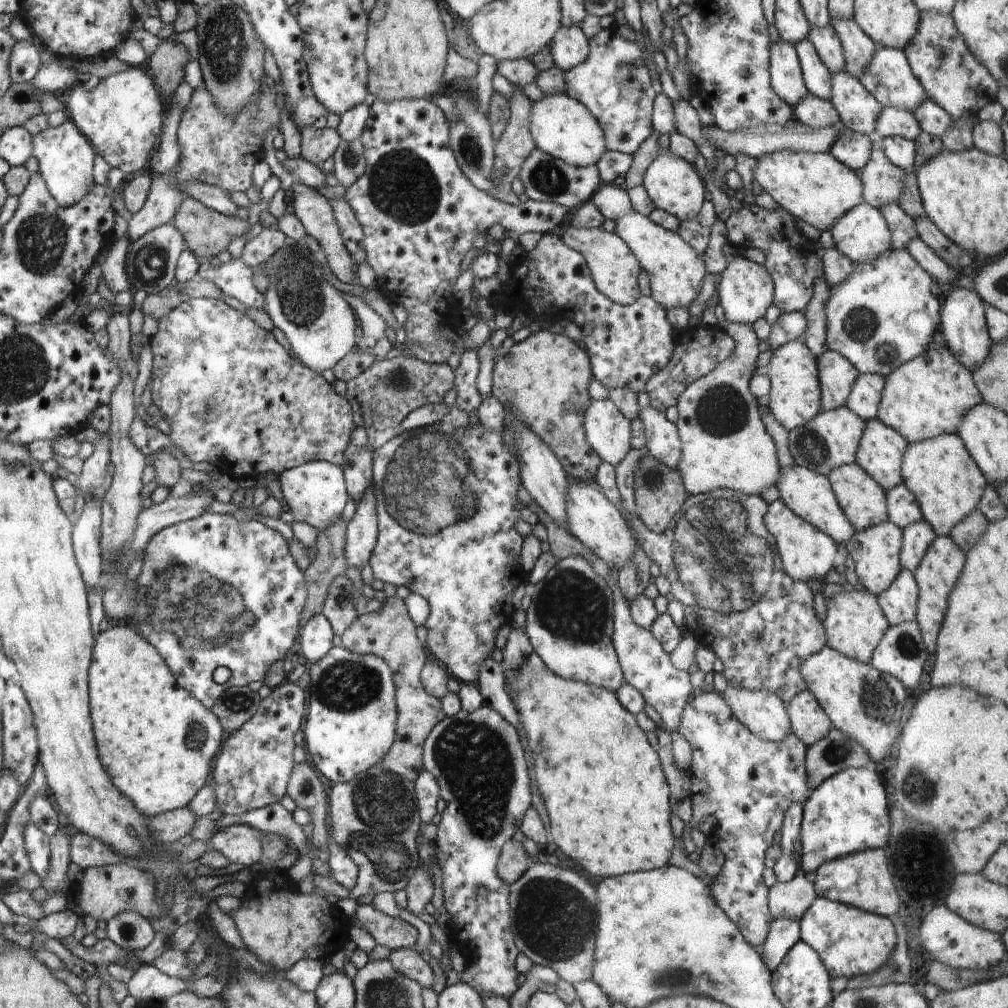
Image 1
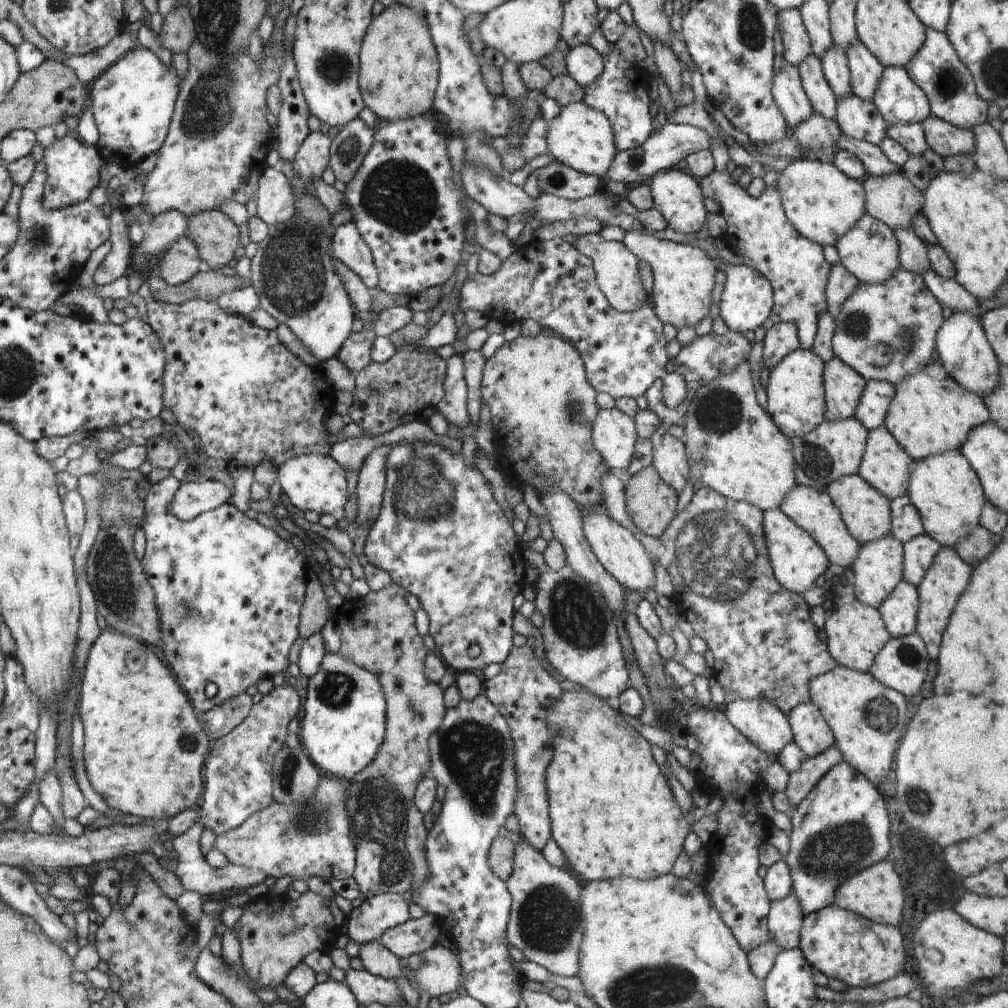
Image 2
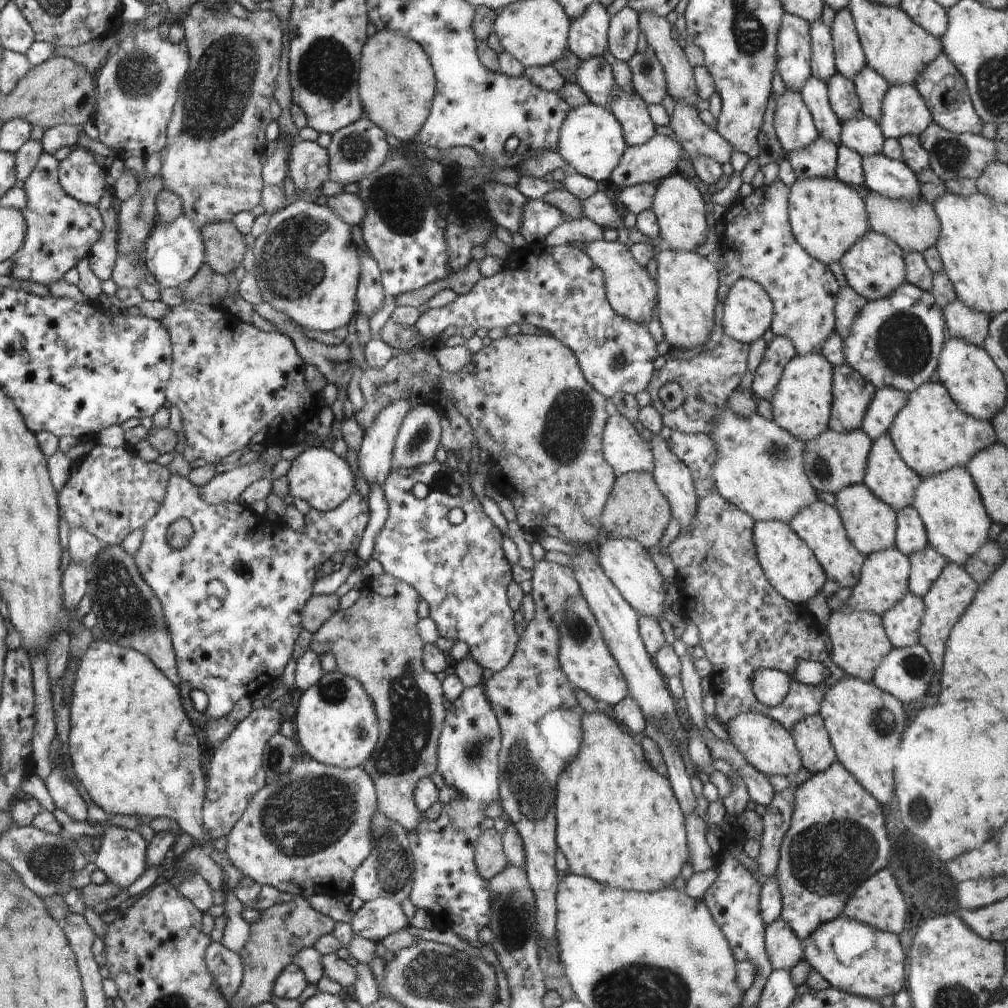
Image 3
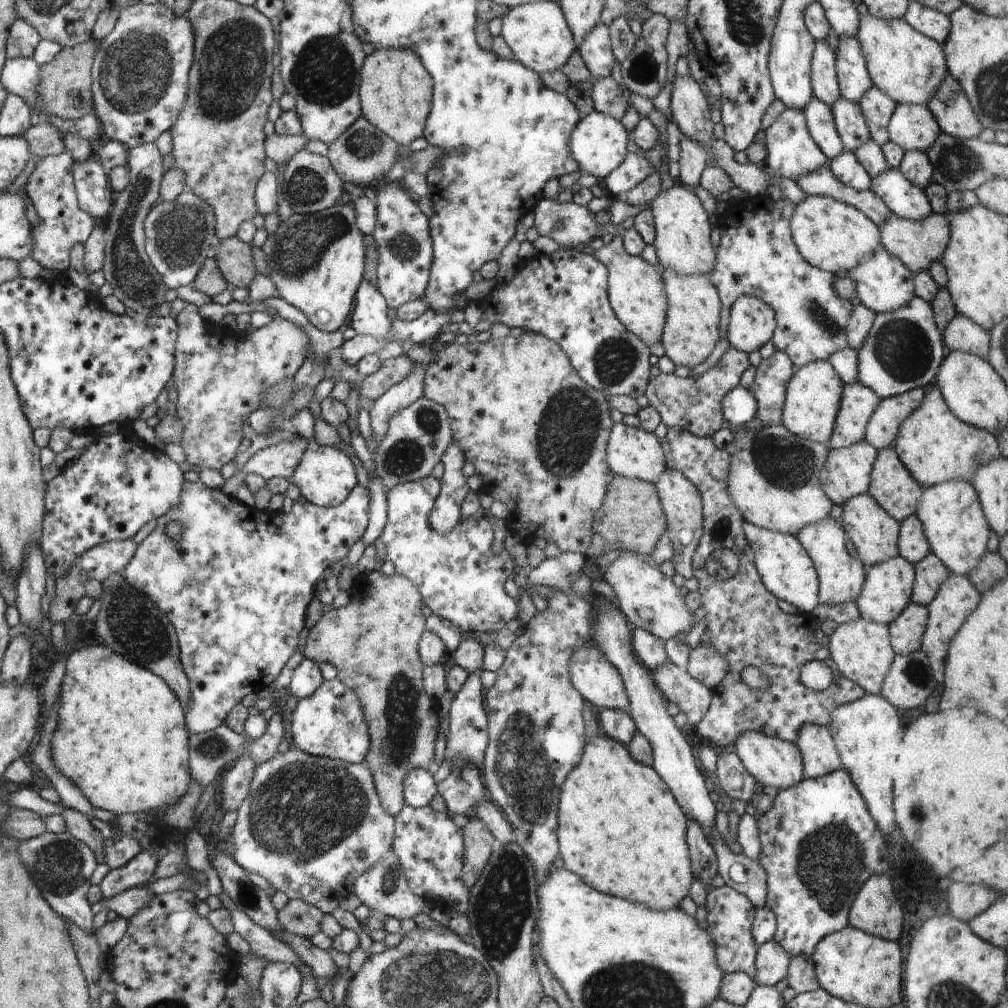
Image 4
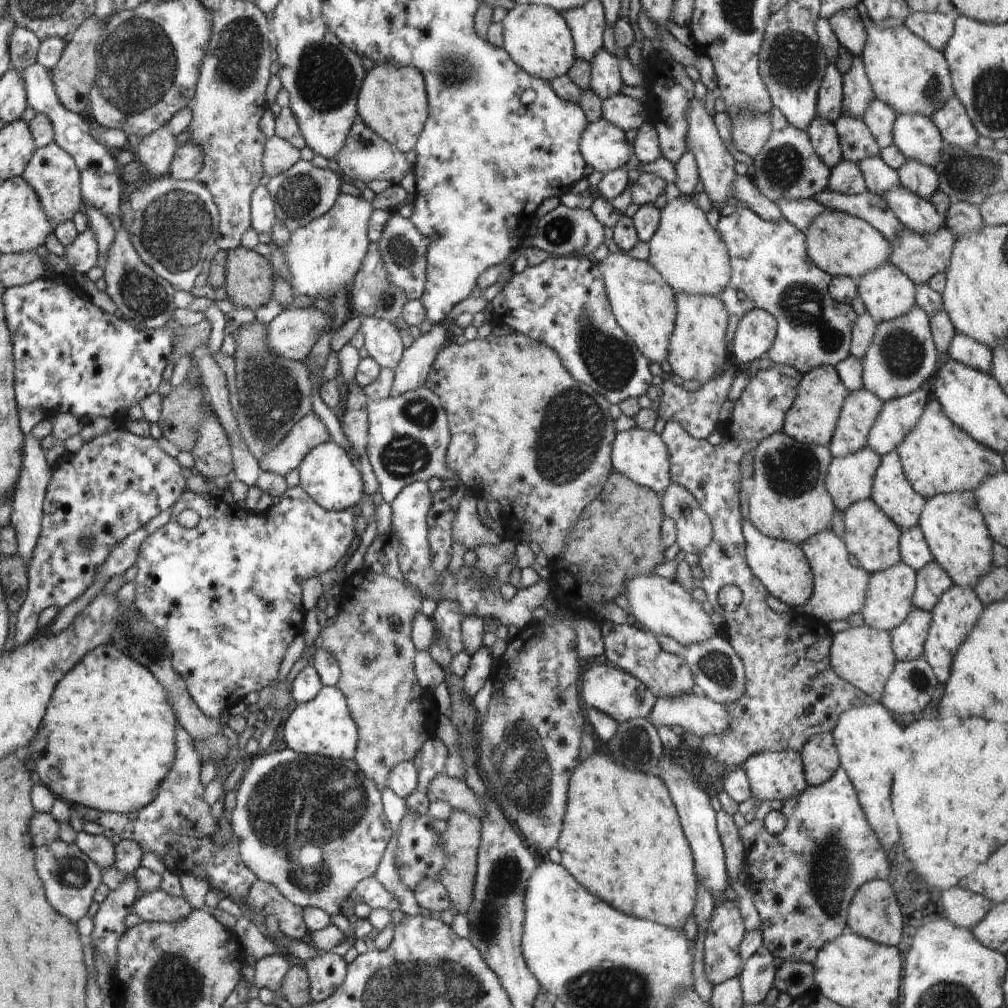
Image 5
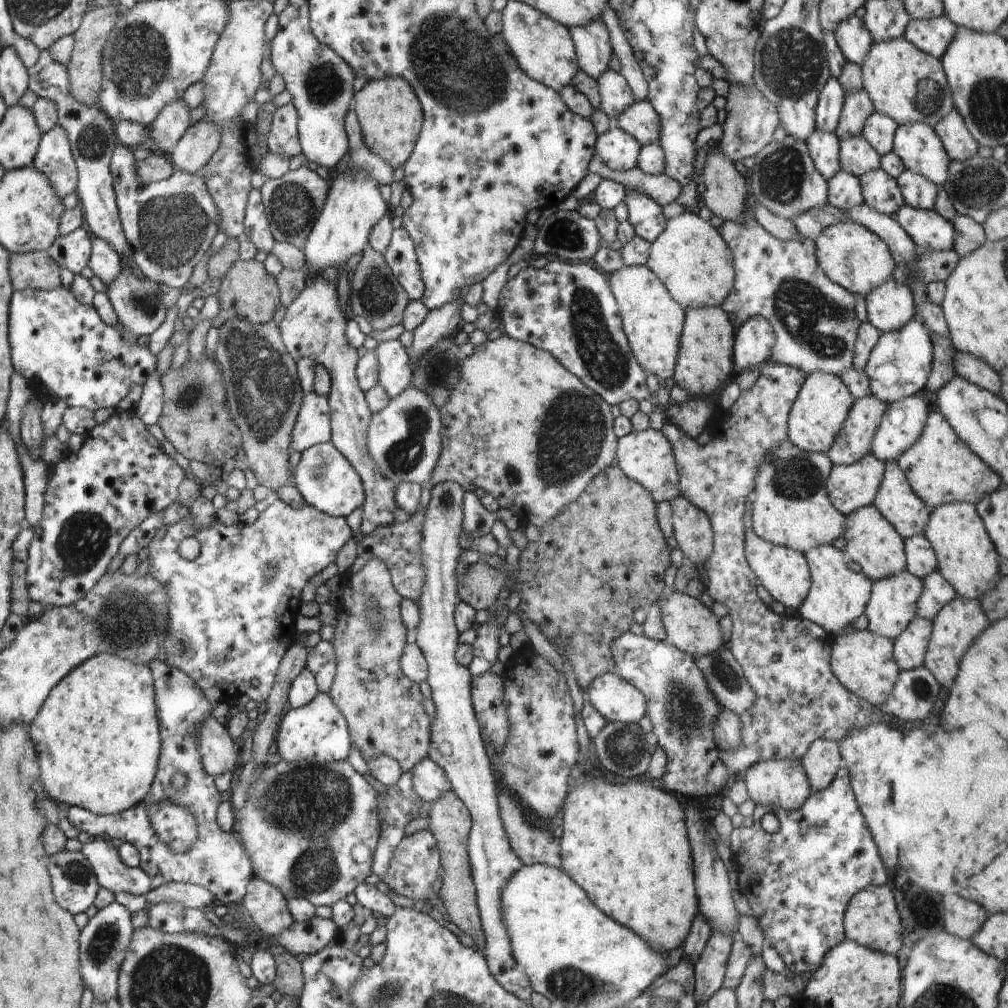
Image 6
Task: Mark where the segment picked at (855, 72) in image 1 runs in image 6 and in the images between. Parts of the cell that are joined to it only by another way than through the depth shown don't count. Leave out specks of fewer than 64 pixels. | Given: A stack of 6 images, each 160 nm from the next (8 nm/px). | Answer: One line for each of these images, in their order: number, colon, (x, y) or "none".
2: (865, 69)
3: (871, 88)
4: (877, 107)
5: (879, 118)
6: (879, 130)

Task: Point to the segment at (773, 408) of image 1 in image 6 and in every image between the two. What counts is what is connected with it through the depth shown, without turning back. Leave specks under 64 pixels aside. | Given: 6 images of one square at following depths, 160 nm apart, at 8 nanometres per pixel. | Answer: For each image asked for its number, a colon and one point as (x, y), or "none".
2: (795, 393)
3: (801, 405)
4: (813, 395)
5: (812, 419)
6: (823, 402)

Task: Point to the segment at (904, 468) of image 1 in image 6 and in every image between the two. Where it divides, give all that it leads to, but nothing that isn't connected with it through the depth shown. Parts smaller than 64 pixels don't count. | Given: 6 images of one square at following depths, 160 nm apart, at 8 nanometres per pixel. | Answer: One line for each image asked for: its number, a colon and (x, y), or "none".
2: (944, 488)
3: (955, 519)
4: (953, 521)
5: (955, 530)
6: (966, 557)

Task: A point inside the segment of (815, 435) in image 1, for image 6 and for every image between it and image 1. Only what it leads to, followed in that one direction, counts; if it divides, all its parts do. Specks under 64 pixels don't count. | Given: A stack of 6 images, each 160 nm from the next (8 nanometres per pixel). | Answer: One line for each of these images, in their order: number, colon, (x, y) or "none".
2: (834, 449)
3: (833, 461)
4: (847, 471)
5: (849, 479)
6: (850, 487)

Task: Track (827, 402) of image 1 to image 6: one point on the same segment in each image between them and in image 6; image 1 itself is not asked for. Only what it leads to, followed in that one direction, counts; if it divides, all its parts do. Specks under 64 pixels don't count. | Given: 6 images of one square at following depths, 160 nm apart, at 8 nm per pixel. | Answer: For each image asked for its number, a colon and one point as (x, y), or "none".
2: (843, 386)
3: (852, 394)
4: (858, 402)
5: (860, 409)
6: (854, 441)

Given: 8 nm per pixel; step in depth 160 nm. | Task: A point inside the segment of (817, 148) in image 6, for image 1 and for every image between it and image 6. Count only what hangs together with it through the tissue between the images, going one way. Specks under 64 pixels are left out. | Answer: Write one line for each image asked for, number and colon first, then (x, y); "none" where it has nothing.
1: (817, 78)
2: (824, 103)
3: (815, 95)
4: (819, 118)
5: (823, 134)

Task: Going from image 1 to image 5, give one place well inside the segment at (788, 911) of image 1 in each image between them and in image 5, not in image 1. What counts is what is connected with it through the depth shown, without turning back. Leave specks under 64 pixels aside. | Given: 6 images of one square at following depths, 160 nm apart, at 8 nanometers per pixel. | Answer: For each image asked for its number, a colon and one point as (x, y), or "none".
2: (784, 920)
3: (784, 950)
4: (772, 961)
5: (757, 975)

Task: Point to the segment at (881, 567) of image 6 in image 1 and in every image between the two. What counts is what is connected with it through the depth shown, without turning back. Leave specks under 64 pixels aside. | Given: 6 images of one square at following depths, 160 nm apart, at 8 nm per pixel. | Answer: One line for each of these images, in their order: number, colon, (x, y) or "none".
1: (864, 502)
2: (866, 513)
3: (870, 525)
4: (874, 533)
5: (872, 537)

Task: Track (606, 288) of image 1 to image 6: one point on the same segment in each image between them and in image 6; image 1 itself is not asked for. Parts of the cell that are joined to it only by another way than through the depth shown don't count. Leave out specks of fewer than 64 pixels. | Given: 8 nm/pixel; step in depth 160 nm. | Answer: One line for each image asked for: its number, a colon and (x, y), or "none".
2: (617, 271)
3: (632, 293)
4: (636, 292)
5: (644, 305)
6: (652, 320)

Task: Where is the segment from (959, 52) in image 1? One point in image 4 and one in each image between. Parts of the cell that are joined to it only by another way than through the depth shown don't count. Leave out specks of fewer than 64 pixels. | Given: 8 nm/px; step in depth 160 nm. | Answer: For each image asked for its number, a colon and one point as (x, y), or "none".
2: (936, 68)
3: (944, 90)
4: (951, 109)

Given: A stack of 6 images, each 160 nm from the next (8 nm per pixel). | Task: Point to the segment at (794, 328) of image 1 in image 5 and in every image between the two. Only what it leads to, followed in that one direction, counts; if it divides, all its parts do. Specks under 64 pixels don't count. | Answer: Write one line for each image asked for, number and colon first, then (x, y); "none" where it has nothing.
2: (781, 339)
3: (779, 352)
4: (773, 374)
5: (791, 693)

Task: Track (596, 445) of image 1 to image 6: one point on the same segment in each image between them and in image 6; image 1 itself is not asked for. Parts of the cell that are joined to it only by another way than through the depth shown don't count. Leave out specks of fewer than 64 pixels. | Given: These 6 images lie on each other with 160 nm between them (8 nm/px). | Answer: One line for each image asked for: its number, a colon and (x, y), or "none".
2: (614, 435)
3: (624, 449)
4: (632, 452)
5: (641, 455)
6: (647, 457)

